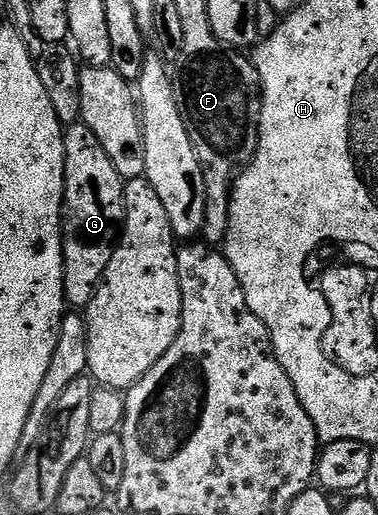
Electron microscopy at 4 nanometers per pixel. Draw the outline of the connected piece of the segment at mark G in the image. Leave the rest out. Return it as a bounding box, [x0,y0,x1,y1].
[63,120,125,308]

